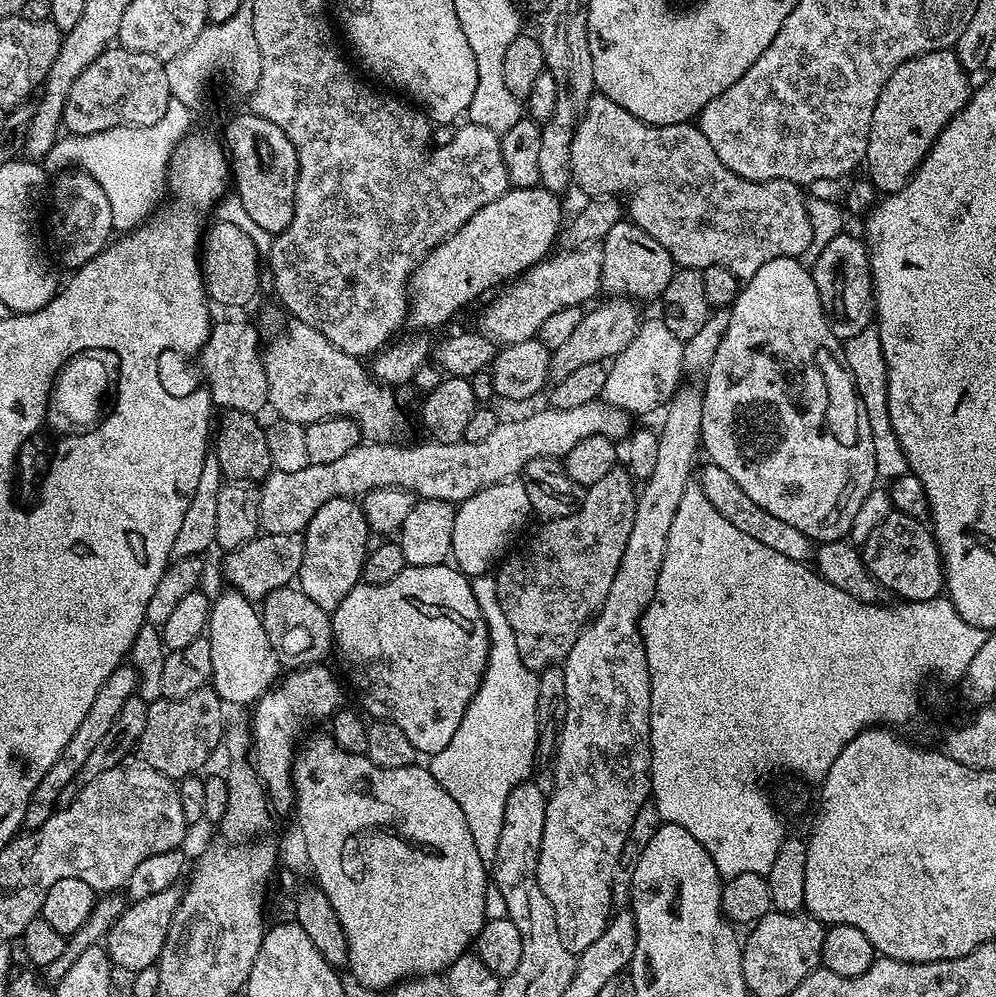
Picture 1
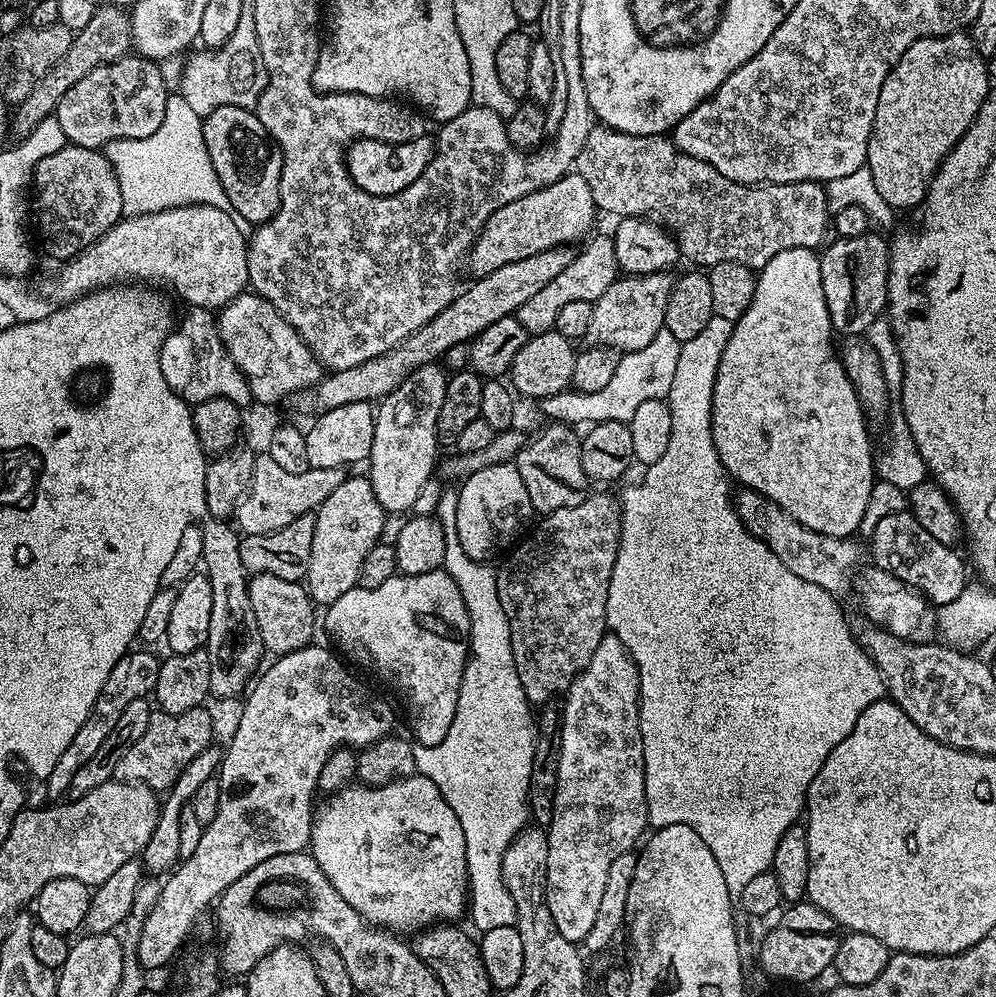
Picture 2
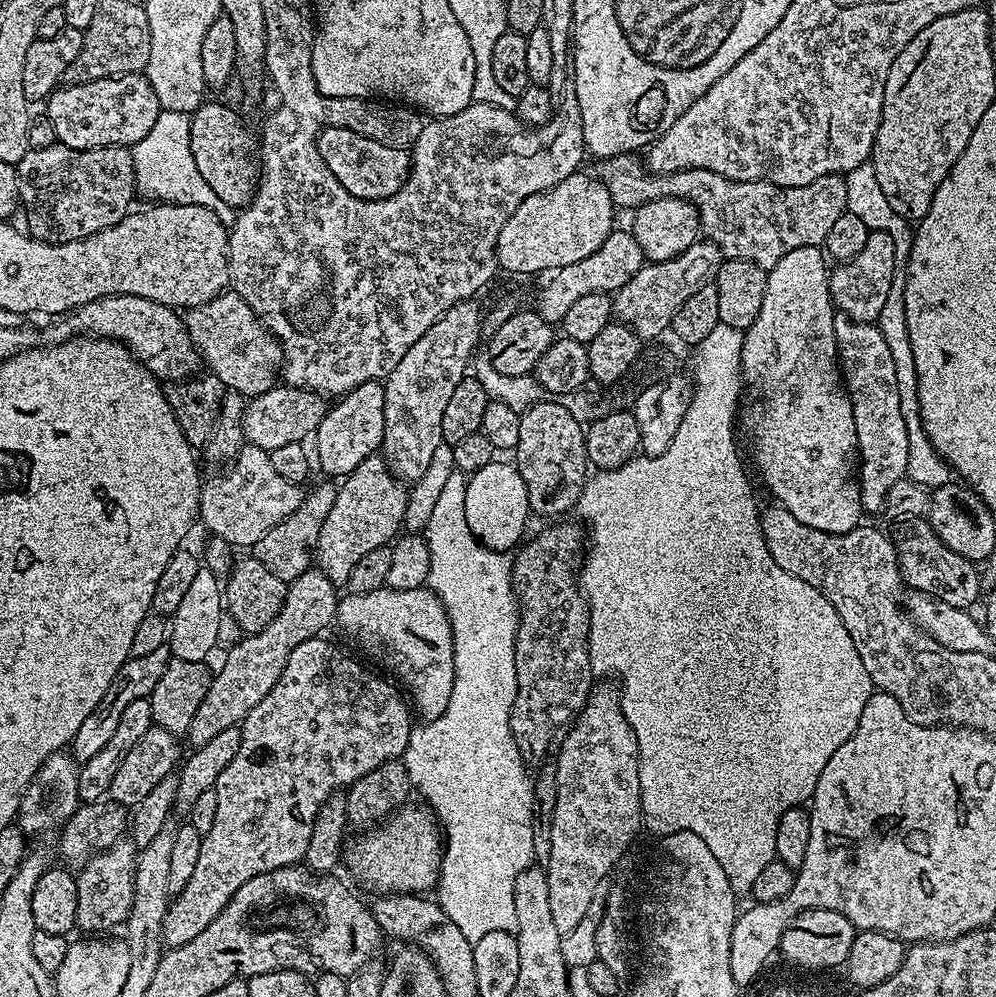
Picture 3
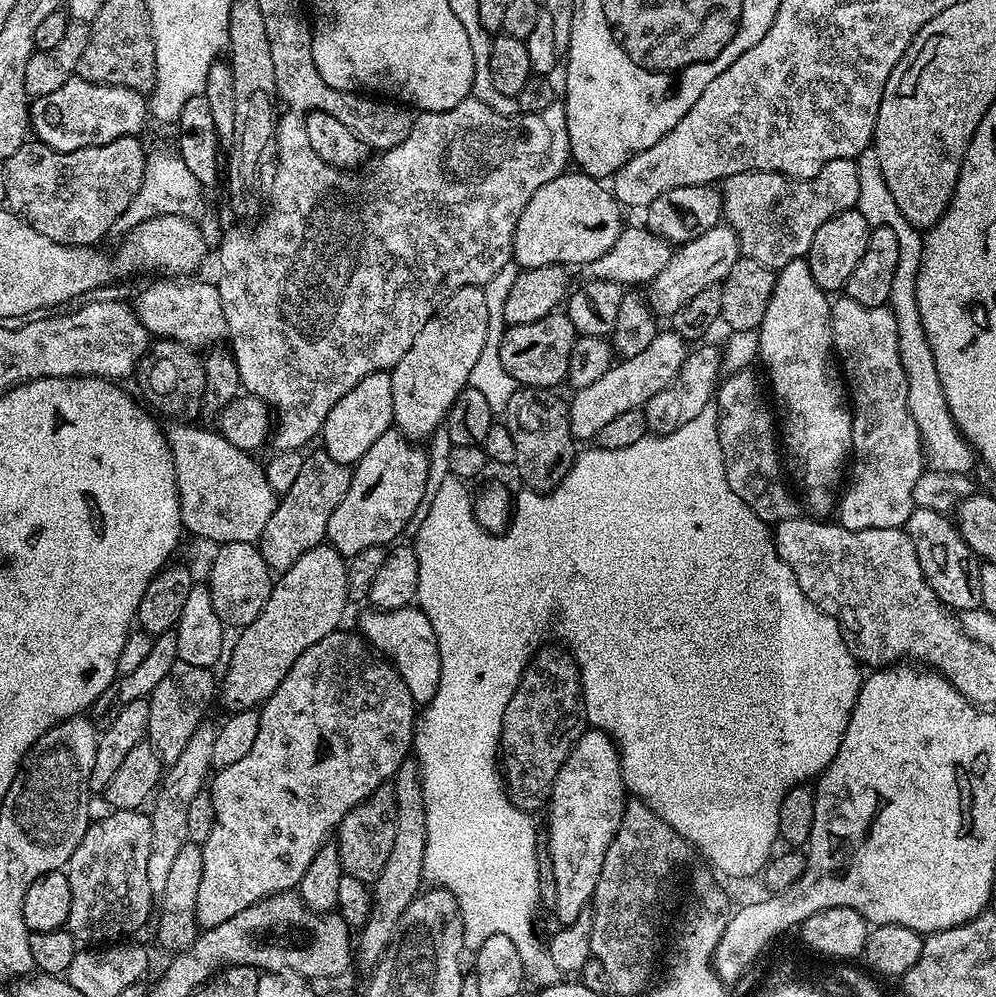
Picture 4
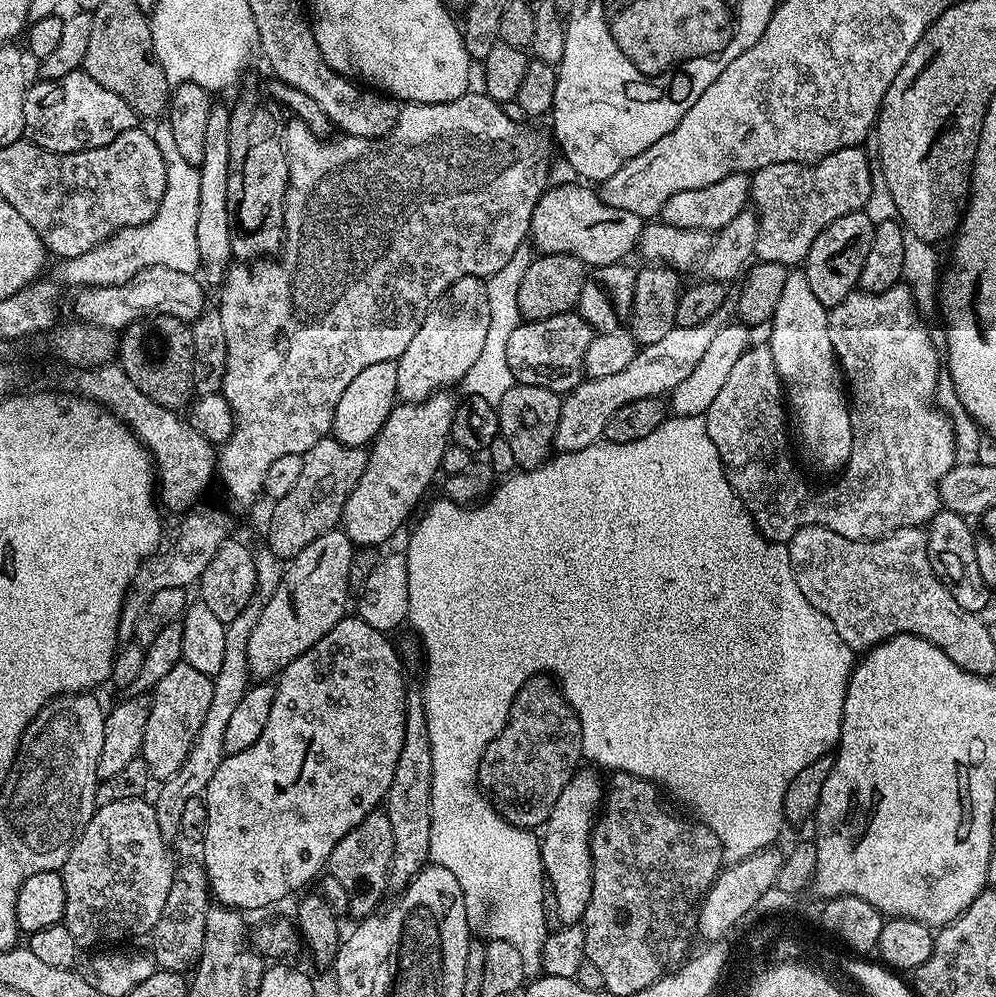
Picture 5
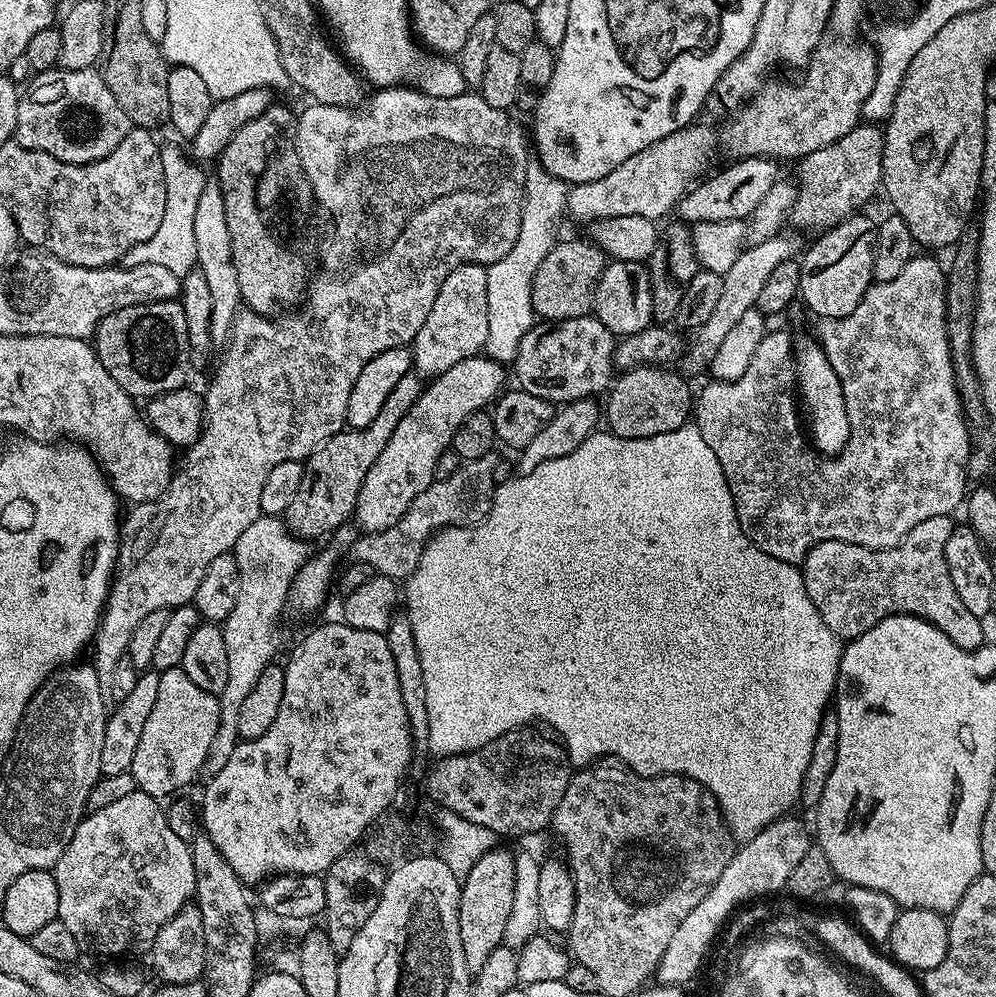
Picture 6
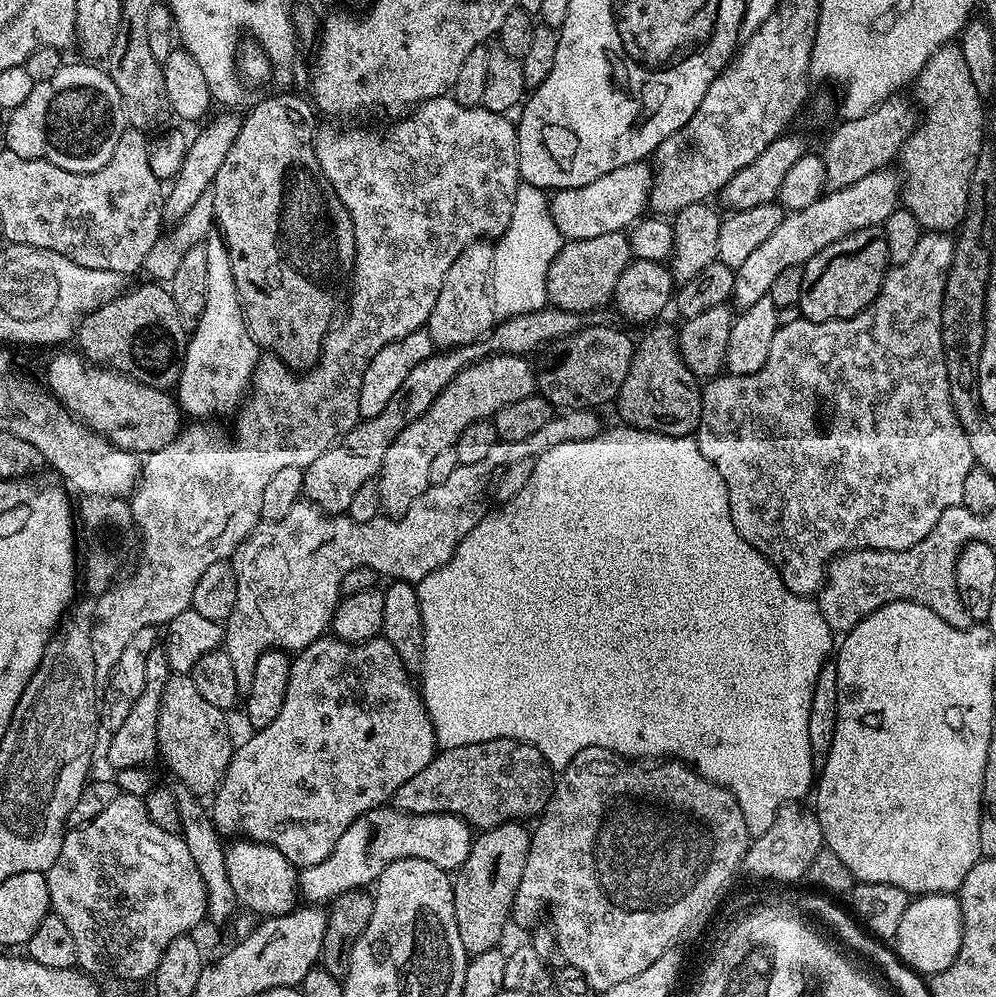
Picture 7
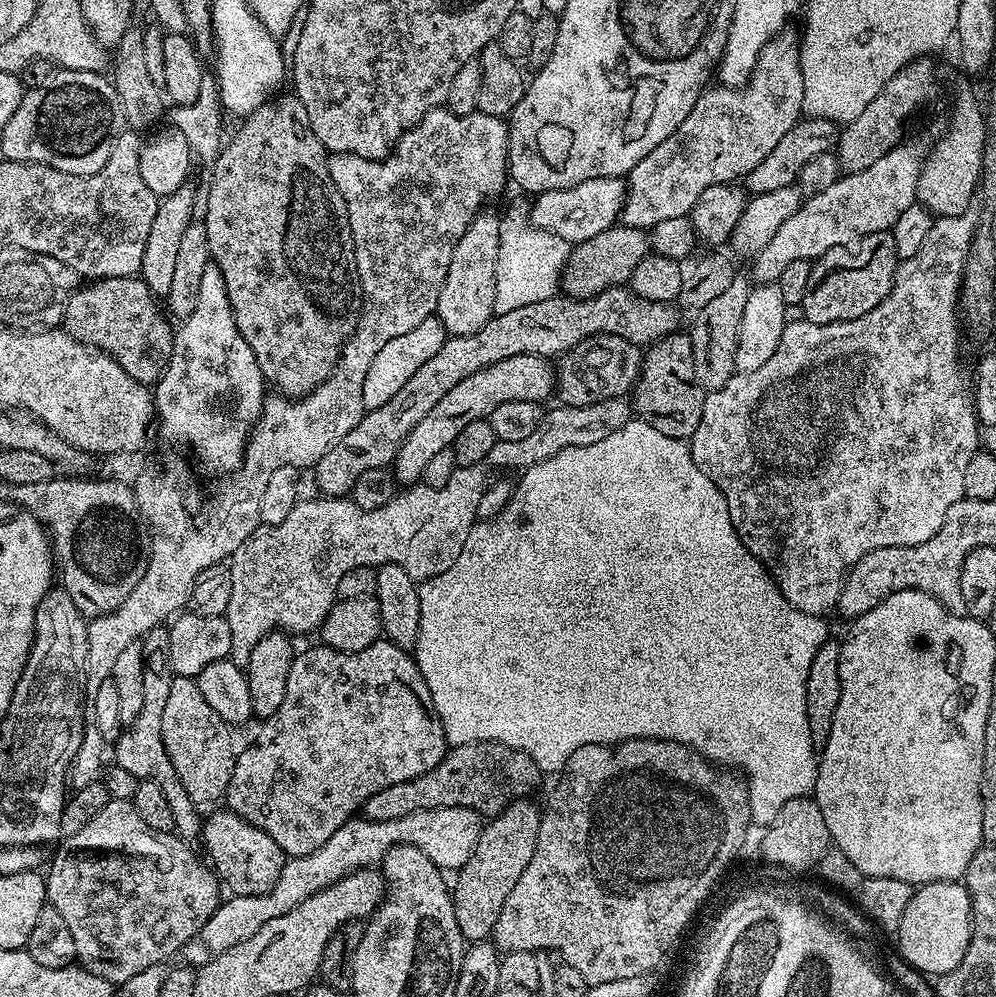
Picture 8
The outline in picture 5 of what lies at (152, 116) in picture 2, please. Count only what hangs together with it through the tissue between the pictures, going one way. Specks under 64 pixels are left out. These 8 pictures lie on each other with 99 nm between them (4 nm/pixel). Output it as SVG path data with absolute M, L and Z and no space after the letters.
M83 70L55 82L36 82L24 94L24 136L51 152L81 152L106 146L126 130L137 127L138 114L114 90L98 86Z

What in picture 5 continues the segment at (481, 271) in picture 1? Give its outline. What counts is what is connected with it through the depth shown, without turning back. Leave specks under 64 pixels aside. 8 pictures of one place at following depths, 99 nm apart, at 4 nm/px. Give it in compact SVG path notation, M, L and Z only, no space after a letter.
M583 183L558 184L549 187L538 198L530 222L530 244L537 253L570 254L585 266L612 268L631 249L637 247L643 217L610 206Z

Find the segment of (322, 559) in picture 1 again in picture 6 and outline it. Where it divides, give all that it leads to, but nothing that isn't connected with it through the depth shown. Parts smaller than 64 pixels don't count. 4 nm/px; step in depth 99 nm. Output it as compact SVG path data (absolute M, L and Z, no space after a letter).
M483 354L471 356L458 362L458 366L450 366L450 370L435 377L429 383L432 385L429 388L427 385L421 391L418 402L414 402L414 406L410 406L410 410L406 410L406 418L402 418L402 422L398 422L394 434L390 434L390 442L386 442L382 454L378 454L378 458L374 458L374 466L370 466L370 470L366 470L362 490L358 490L354 520L365 533L381 532L397 524L402 518L402 514L406 514L410 502L414 502L414 498L418 498L418 494L422 494L422 490L430 487L433 480L436 479L438 458L442 458L442 454L451 449L452 439L458 426L462 426L462 422L466 422L466 418L470 418L470 414L485 411L505 391L504 372L506 372L505 365L496 360L489 360Z

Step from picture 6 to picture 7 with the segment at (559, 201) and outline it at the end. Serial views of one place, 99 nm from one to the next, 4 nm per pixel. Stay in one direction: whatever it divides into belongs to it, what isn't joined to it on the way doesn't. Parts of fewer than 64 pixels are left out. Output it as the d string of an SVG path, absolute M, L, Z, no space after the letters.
M536 190L531 194L533 196L525 200L524 197L517 199L513 220L499 240L495 241L492 250L492 308L500 318L545 311L548 304L546 278L550 262L554 262L566 243L564 235L552 220L552 209L545 193Z

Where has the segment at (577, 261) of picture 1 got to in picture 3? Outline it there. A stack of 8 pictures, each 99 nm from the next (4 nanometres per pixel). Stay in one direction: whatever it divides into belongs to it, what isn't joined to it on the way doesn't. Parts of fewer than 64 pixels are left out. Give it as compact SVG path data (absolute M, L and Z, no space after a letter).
M614 230L606 238L606 242L602 242L602 246L598 250L594 250L594 254L582 258L582 262L574 262L570 266L559 269L553 275L556 277L540 292L540 305L538 305L540 317L547 324L559 325L566 318L566 313L570 311L571 304L578 302L578 298L583 298L585 294L617 292L634 274L638 274L645 263L642 246L638 246L631 231Z

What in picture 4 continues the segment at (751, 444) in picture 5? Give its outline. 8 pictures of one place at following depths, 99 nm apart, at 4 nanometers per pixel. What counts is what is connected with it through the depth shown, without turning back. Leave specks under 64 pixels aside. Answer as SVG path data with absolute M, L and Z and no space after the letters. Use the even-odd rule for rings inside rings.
M847 294L831 301L832 347L844 351L844 376L850 389L850 404L854 409L854 459L850 464L852 481L843 489L838 500L838 523L850 530L871 528L903 528L913 510L914 482L926 470L924 443L910 418L908 409L908 383L898 354L898 326L892 309L871 308L854 302ZM736 370L728 374L728 377L725 375L722 383L719 385L718 391L715 393L714 407L716 409L716 417L718 418L718 442L722 446L722 458L726 466L726 482L730 482L730 490L734 490L734 494L738 494L738 498L742 498L742 502L746 502L746 506L750 506L750 510L754 510L754 514L758 514L758 518L762 518L765 524L775 526L783 522L783 520L797 519L798 512L796 512L796 500L792 497L792 492L788 489L787 482L784 481L784 472L780 469L779 458L776 457L776 444L778 448L778 424L774 419L773 409L770 407L770 404L770 409L768 409L768 404L764 401L764 392L760 389L759 382L750 373L751 371L748 370Z

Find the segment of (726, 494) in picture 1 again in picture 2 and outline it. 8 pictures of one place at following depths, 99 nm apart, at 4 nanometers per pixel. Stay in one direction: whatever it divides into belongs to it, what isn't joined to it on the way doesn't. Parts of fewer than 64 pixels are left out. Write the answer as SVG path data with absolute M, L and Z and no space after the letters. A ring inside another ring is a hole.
M740 490L735 493L734 503L738 518L750 530L752 536L759 536L765 544L778 554L782 566L798 574L798 578L806 578L806 582L814 582L822 590L833 594L849 591L854 569L861 563L860 548L855 539L842 536L827 536L818 530L810 530L798 522L798 518L790 518L786 510L782 510L770 498L757 492ZM740 492L740 493L739 493ZM857 563L857 564L856 564ZM856 564L856 565L855 565ZM853 567L853 568L852 568Z

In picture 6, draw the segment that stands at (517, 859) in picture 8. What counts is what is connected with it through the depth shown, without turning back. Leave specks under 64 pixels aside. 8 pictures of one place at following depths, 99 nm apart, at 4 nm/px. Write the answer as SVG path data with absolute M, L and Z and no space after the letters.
M493 846L462 877L460 885L460 909L458 930L462 934L462 955L466 957L466 970L474 978L494 950L504 944L506 922L510 922L510 910L514 910L514 886L516 885L516 856L500 846Z

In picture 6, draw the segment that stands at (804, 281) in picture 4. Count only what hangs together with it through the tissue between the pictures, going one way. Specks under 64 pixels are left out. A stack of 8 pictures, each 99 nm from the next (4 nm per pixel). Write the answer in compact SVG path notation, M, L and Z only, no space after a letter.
M815 339L804 340L795 345L796 357L796 382L798 396L802 401L802 408L808 411L806 424L812 427L810 440L817 452L825 456L837 456L846 446L852 431L850 430L850 418L846 410L846 398L842 394L842 382L830 366L830 358L826 358L823 348Z

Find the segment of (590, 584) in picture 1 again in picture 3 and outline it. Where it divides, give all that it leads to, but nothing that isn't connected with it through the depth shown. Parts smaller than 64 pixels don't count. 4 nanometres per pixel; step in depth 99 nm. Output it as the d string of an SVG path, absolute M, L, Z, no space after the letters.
M564 522L553 523L556 524L553 528L546 528L532 541L529 539L521 543L512 562L512 589L520 610L520 621L514 654L516 697L508 725L512 731L512 741L528 762L543 761L543 756L553 751L562 730L579 716L594 688L594 673L588 653L588 601L578 587L578 565L582 560L582 545L586 536L579 523L560 523Z

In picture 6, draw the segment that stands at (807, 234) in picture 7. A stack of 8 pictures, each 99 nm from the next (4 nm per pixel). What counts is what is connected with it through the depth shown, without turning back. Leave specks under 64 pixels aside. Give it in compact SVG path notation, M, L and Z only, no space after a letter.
M779 234L757 245L748 244L744 251L738 254L738 258L734 258L734 266L723 272L722 294L714 305L714 314L710 314L710 318L706 318L702 327L691 333L692 341L689 339L686 344L682 365L684 364L683 371L689 377L698 375L703 368L705 371L711 365L726 334L730 334L730 329L746 315L746 310L756 307L758 294L762 294L762 285L766 283L766 278L770 278L772 271L777 266L782 266L782 262L793 259L801 251L799 238L786 235Z

